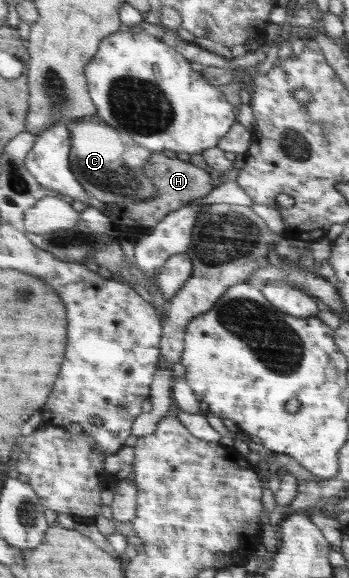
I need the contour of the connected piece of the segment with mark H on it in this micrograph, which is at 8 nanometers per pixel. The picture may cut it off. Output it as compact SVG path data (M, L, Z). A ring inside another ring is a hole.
M154 152L153 156L154 158L150 158L149 162L145 163L144 172L145 176L153 181L154 188L157 190L156 195L137 204L121 206L116 203L106 203L106 209L103 212L108 211L107 217L114 226L156 227L170 212L177 211L196 198L210 195L216 187L215 178L209 169L199 168L190 161L182 161L178 157L166 157L160 152Z

